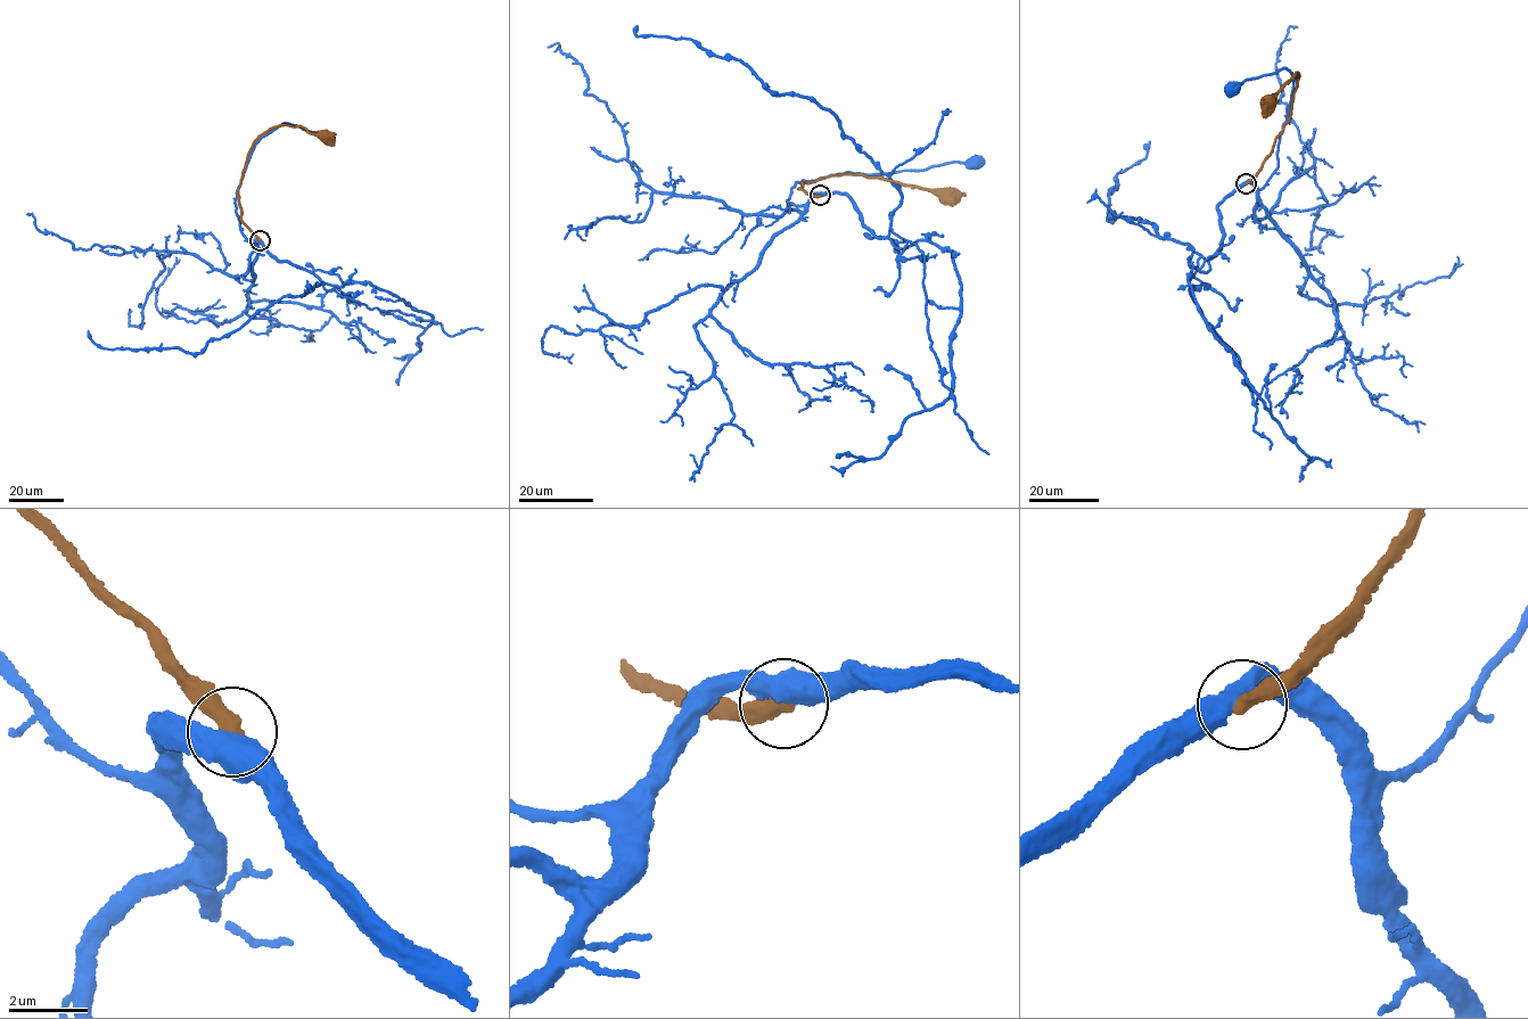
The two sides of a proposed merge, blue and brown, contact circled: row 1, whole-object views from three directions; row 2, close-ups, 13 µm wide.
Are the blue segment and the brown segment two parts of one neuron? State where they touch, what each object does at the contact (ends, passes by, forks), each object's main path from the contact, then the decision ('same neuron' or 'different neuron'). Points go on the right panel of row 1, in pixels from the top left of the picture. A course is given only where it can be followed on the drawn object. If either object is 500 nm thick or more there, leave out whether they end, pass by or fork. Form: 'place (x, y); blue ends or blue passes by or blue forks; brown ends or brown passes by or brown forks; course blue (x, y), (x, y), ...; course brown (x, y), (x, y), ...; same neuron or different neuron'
place (1246, 183); course blue (1246, 183), (1259, 189), (1278, 166), (1279, 132), (1288, 117), (1294, 76), (1286, 68), (1227, 88), (1231, 89); course brown (1247, 183), (1259, 171), (1288, 121), (1297, 73), (1265, 103); different neuron

